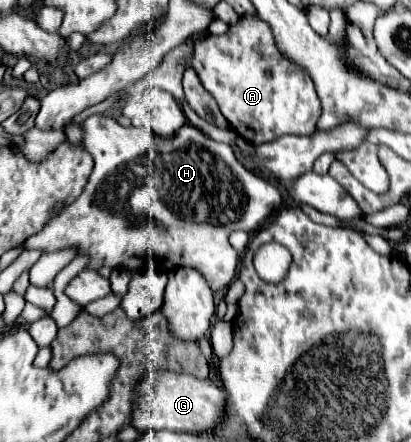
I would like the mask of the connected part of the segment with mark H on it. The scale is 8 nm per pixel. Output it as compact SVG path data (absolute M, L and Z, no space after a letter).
M93 114L89 116L87 120L81 122L81 130L83 130L83 148L91 154L95 166L93 166L93 172L81 192L81 198L77 198L73 204L69 204L57 218L53 218L41 232L33 234L31 238L27 238L23 244L29 246L29 248L39 248L43 254L47 252L55 252L55 250L69 250L69 248L75 248L77 250L77 256L87 256L89 258L89 264L87 264L87 270L93 270L93 272L99 272L103 266L115 270L115 268L127 268L127 260L129 258L141 258L143 254L147 252L155 252L161 262L163 262L163 268L165 270L175 270L179 266L187 266L187 268L193 268L197 270L207 286L213 290L213 292L219 292L219 290L225 290L229 286L229 282L233 280L235 276L235 270L237 270L237 262L239 262L239 256L237 252L231 248L229 244L229 234L235 232L235 230L243 230L243 232L255 232L259 228L259 224L281 204L281 192L269 184L267 180L259 178L257 172L245 168L245 164L241 164L237 158L235 158L235 152L229 144L219 144L215 140L211 140L209 136L197 132L195 128L187 128L187 134L185 128L175 134L173 138L157 138L155 134L149 134L149 130L139 130L139 128L123 128L119 126L111 116L107 114Z

